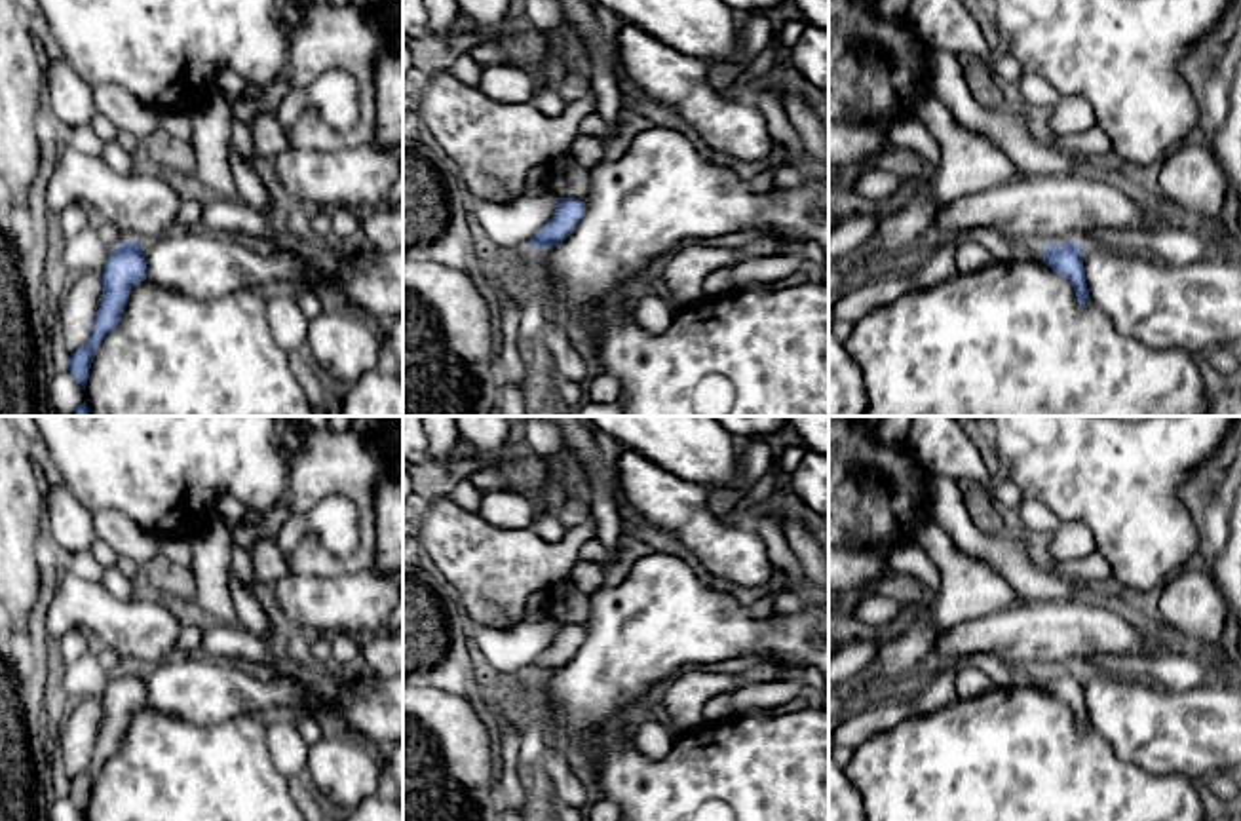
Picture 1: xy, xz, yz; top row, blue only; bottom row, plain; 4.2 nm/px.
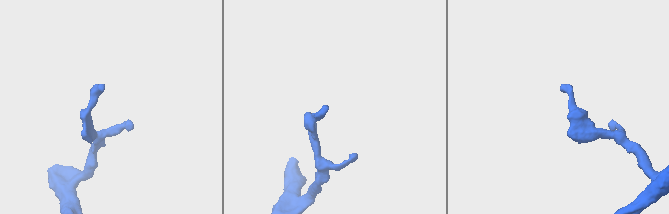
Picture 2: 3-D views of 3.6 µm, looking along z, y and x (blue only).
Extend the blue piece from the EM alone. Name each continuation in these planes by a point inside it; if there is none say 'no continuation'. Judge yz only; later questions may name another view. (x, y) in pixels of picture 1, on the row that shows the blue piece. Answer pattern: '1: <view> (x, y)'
no continuation

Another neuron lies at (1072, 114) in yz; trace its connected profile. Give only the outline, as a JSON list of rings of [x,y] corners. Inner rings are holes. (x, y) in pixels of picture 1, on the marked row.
[[[1060,95],[1060,101],[1049,110],[1049,124],[1059,135],[1074,135],[1095,127],[1097,116],[1083,95]]]

